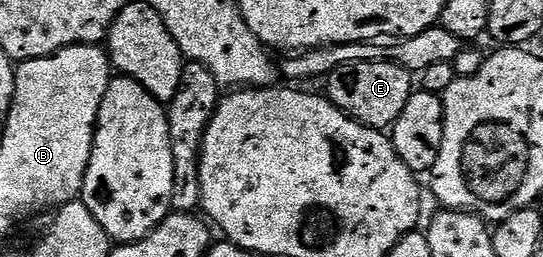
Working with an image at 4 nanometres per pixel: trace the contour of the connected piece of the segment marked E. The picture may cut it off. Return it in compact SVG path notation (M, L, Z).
M366 60L337 66L325 77L325 95L331 103L338 106L347 116L352 116L366 128L390 129L401 110L405 110L405 102L409 102L413 91L412 73L406 72L400 64L392 64L385 60Z

